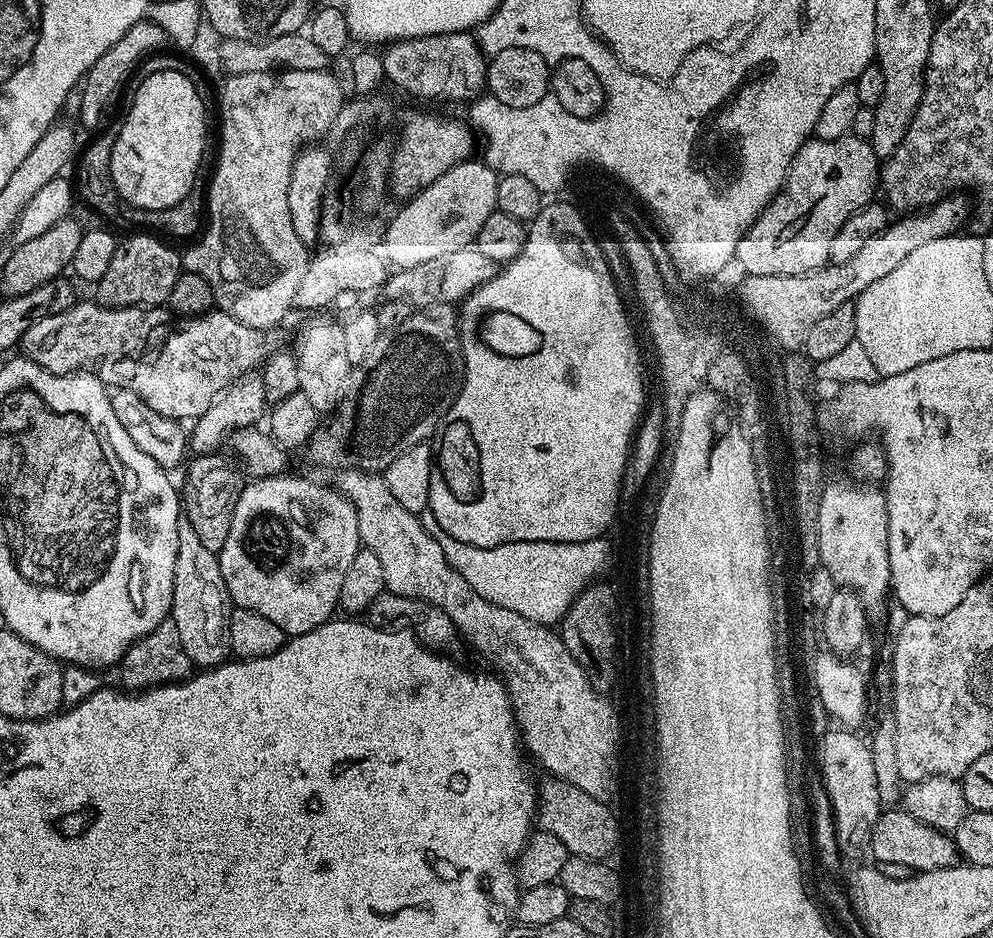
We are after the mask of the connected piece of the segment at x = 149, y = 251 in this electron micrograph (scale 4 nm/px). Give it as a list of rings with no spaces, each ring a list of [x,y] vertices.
[[[148,235],[152,236],[132,236],[125,244],[124,241],[117,243],[110,267],[98,281],[99,303],[107,304],[110,308],[160,306],[171,297],[174,282],[178,282],[182,271],[181,253],[179,251],[176,253],[170,245],[163,244],[168,242],[159,235]]]

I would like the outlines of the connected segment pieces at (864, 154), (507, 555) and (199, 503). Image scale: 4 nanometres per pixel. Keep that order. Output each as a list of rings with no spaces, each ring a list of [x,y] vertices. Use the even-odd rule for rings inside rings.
[[[849,134],[843,136],[841,140],[818,140],[815,138],[809,139],[798,150],[798,154],[792,163],[792,169],[788,172],[788,178],[784,181],[783,188],[776,193],[776,196],[766,205],[760,217],[757,218],[744,237],[738,242],[736,247],[735,263],[741,264],[743,270],[750,276],[765,276],[766,274],[806,274],[812,272],[816,268],[823,268],[829,263],[828,255],[830,254],[830,246],[834,242],[834,234],[838,234],[838,230],[842,230],[842,222],[846,222],[846,218],[850,218],[850,214],[854,214],[858,210],[862,210],[866,205],[873,203],[877,188],[878,192],[878,157],[874,154],[871,143],[867,139],[860,139],[856,135]]]
[[[431,510],[419,513],[419,518],[422,526],[442,546],[450,566],[454,566],[486,602],[506,606],[506,610],[514,610],[535,624],[552,626],[563,620],[576,597],[593,583],[596,569],[609,558],[610,544],[604,538],[586,542],[523,540],[483,548],[458,542],[458,538],[446,534]]]
[[[220,454],[197,455],[196,461],[187,465],[189,468],[184,476],[184,492],[182,491],[183,519],[188,520],[190,526],[194,526],[199,540],[206,545],[206,550],[217,554],[222,550],[222,546],[226,546],[230,522],[234,518],[234,506],[238,502],[242,487],[241,473],[237,465],[227,464],[222,457]]]

